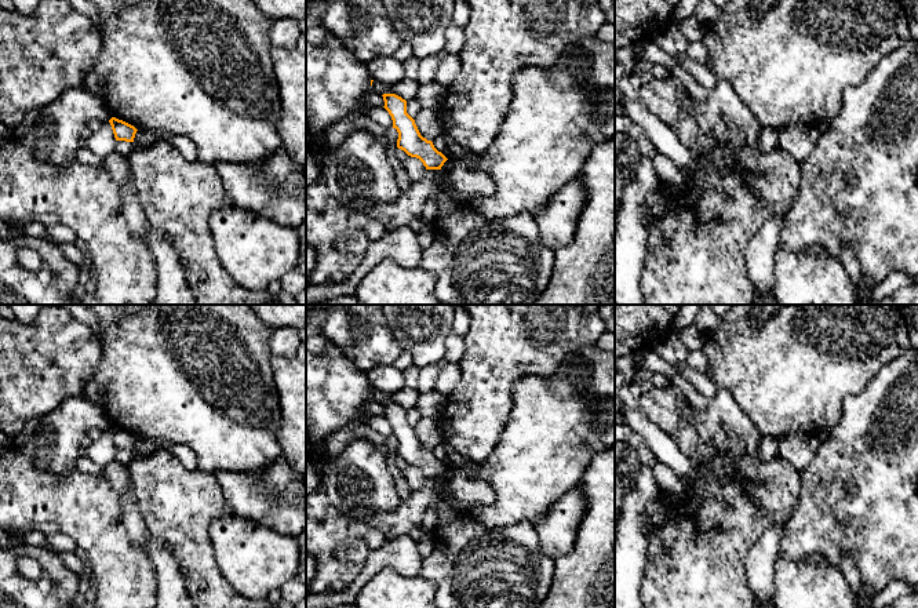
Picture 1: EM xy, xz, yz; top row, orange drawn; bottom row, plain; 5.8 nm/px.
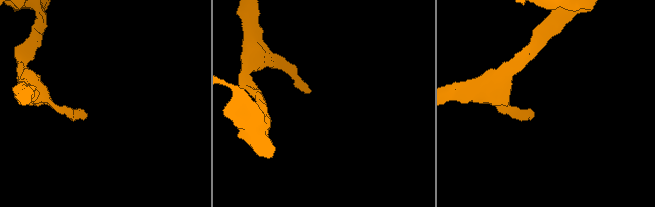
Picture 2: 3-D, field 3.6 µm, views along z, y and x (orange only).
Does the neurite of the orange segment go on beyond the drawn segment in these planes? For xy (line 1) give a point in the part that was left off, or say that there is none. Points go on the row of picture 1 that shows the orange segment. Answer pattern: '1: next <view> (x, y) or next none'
1: next none

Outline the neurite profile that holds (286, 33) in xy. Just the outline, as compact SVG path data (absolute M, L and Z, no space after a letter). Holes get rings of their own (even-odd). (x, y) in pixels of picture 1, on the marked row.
M284 18L273 21L269 37L273 47L291 48L302 36L299 25L295 19Z

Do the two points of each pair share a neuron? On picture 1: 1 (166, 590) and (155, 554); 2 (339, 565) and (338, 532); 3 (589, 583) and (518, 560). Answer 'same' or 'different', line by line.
1: same
2: same
3: different

